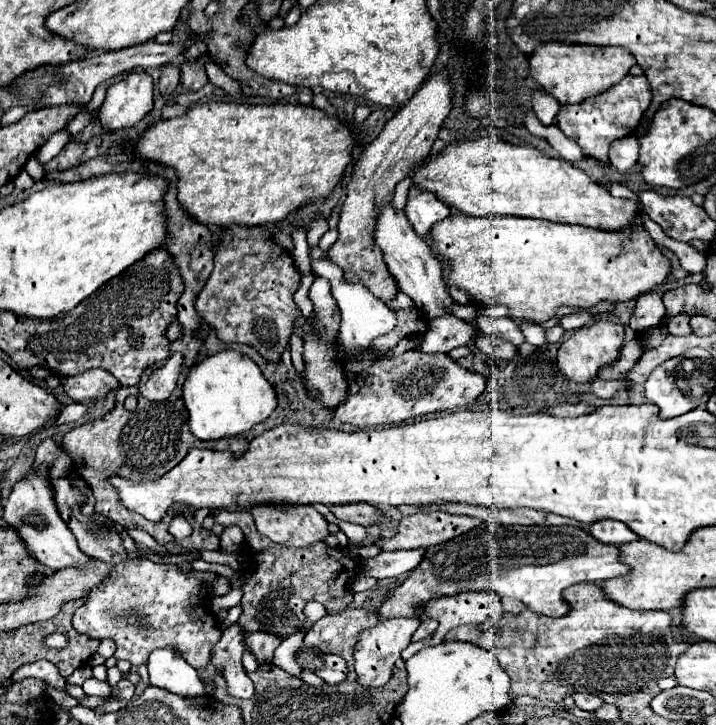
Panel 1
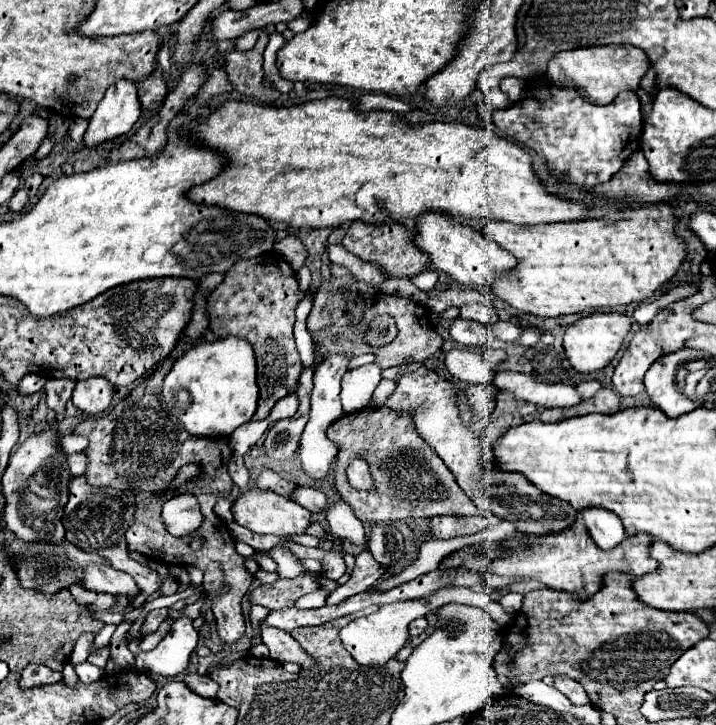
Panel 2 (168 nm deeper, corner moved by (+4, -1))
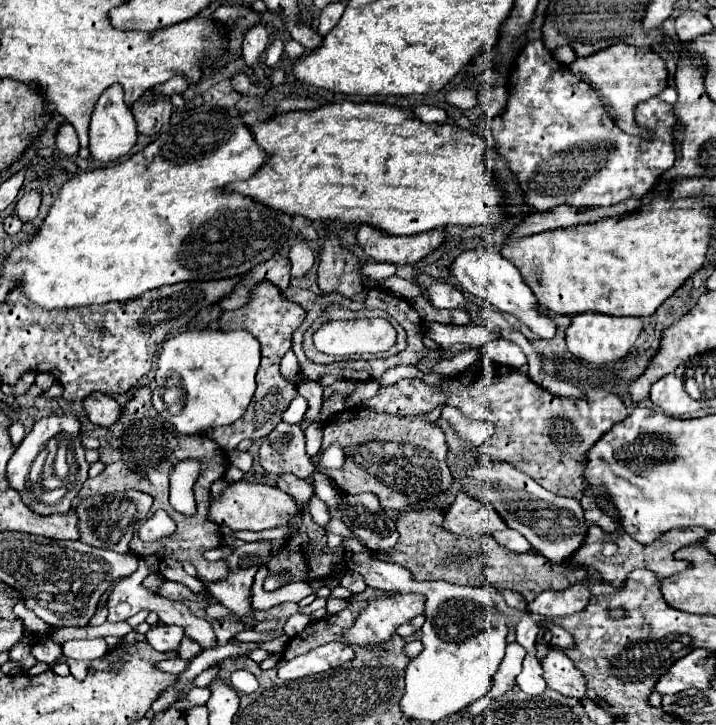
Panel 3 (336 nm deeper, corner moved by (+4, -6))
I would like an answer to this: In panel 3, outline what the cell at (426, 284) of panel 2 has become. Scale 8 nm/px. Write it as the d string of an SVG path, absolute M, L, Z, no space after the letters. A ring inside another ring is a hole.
M390 276L384 280L384 286L394 294L404 300L412 300L418 294L422 294L422 286L416 280L402 280L398 276Z

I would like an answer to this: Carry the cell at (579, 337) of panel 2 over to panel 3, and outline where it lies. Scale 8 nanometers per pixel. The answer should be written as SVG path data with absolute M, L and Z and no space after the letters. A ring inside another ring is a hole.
M582 312L572 318L570 328L566 330L566 344L574 356L592 364L606 364L624 358L630 352L632 344L636 342L640 330L642 330L640 318L614 318L596 312Z

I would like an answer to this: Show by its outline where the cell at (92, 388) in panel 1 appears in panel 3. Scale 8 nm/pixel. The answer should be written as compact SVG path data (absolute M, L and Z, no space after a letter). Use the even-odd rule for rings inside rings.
M100 392L88 396L84 400L84 408L88 412L88 420L104 428L112 428L122 418L122 412L124 412L124 408L112 396L106 396Z

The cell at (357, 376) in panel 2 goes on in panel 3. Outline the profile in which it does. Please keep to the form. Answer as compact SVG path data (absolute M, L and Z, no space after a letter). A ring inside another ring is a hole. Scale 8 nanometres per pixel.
M352 380L334 382L334 384L330 384L330 386L326 386L326 388L324 388L324 396L326 396L326 394L330 394L330 392L344 392L344 394L348 396L348 394L352 394L352 392L354 392L354 388L356 388L356 382L352 382Z

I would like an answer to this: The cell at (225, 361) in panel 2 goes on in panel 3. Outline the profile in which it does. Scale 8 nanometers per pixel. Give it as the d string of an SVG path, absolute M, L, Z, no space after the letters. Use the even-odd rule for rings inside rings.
M186 330L168 338L158 354L156 378L154 378L154 408L182 434L206 432L216 426L228 426L236 422L248 408L256 390L256 370L260 364L260 342L246 330Z

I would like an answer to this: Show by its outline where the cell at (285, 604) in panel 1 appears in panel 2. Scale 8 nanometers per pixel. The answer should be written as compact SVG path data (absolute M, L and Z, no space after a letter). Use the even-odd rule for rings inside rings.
M304 573L294 579L280 579L274 585L258 585L250 591L250 603L262 605L270 611L294 607L296 599L300 599L306 593L312 593L320 587L318 577Z

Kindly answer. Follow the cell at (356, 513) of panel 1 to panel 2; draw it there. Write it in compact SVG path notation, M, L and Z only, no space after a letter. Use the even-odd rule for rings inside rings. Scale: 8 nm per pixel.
M298 487L294 493L294 501L312 513L326 513L326 509L330 507L328 497L322 491L310 487Z

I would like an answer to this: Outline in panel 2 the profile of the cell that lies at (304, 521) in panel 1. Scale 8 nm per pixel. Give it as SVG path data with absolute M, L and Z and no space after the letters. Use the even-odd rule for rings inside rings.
M250 489L246 491L240 499L234 501L232 507L234 521L258 535L276 535L276 537L292 537L292 535L304 535L306 529L310 527L310 511L300 507L296 501L282 497L274 491L260 491L260 489Z

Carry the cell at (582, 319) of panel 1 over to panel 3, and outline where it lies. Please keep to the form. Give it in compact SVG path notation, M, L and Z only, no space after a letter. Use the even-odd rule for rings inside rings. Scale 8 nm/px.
M496 338L488 342L488 348L482 348L482 354L488 356L496 364L512 366L516 369L527 363L524 352L516 344L504 338Z

